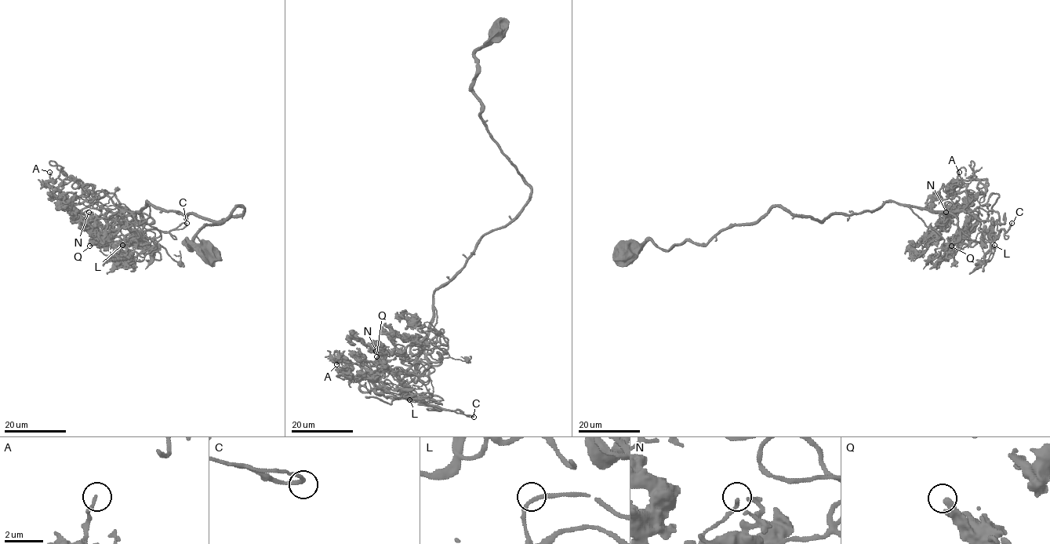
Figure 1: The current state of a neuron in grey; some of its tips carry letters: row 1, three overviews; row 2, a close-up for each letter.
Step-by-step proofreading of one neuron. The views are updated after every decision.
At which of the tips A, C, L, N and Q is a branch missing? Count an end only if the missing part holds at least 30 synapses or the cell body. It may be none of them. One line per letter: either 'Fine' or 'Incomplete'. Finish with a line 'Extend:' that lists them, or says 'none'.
A: Fine
C: Fine
L: Fine
N: Fine
Q: Fine
Extend: none

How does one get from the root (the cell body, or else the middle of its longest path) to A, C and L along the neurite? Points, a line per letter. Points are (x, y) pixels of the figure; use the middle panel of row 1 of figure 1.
A: (501, 28), (474, 54), (473, 90), (529, 201), (435, 290), (409, 367), (336, 352), (336, 364)
C: (501, 28), (474, 54), (473, 90), (531, 196), (435, 290), (416, 366), (429, 395), (421, 399), (474, 417)
L: (501, 28), (474, 54), (473, 90), (489, 136), (531, 196), (434, 293), (423, 348), (433, 393), (409, 399)

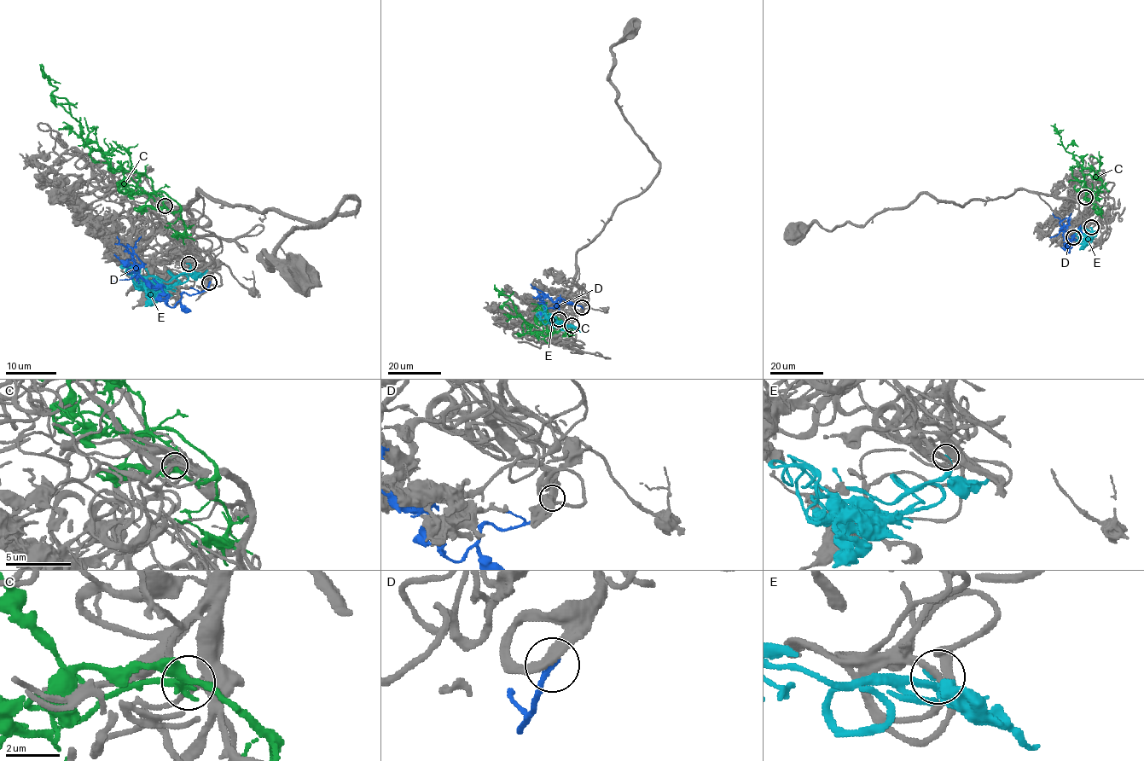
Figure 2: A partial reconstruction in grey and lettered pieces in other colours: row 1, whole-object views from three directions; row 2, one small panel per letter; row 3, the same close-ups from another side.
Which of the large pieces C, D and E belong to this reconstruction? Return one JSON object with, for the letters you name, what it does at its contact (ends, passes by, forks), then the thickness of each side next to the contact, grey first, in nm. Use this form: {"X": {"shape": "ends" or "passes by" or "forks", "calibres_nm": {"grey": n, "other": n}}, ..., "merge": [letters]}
{"E": {"shape": "ends", "calibres_nm": {"grey": 200, "other": 280}}, "merge": ["E"]}

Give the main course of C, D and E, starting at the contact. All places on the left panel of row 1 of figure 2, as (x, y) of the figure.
C: (164, 206), (179, 209), (84, 143), (81, 125), (41, 66)
D: (209, 283), (204, 291), (183, 293), (171, 307), (165, 293), (142, 278), (141, 261), (117, 235)
E: (188, 264), (168, 281), (142, 287), (130, 278), (135, 268), (135, 286), (141, 287)

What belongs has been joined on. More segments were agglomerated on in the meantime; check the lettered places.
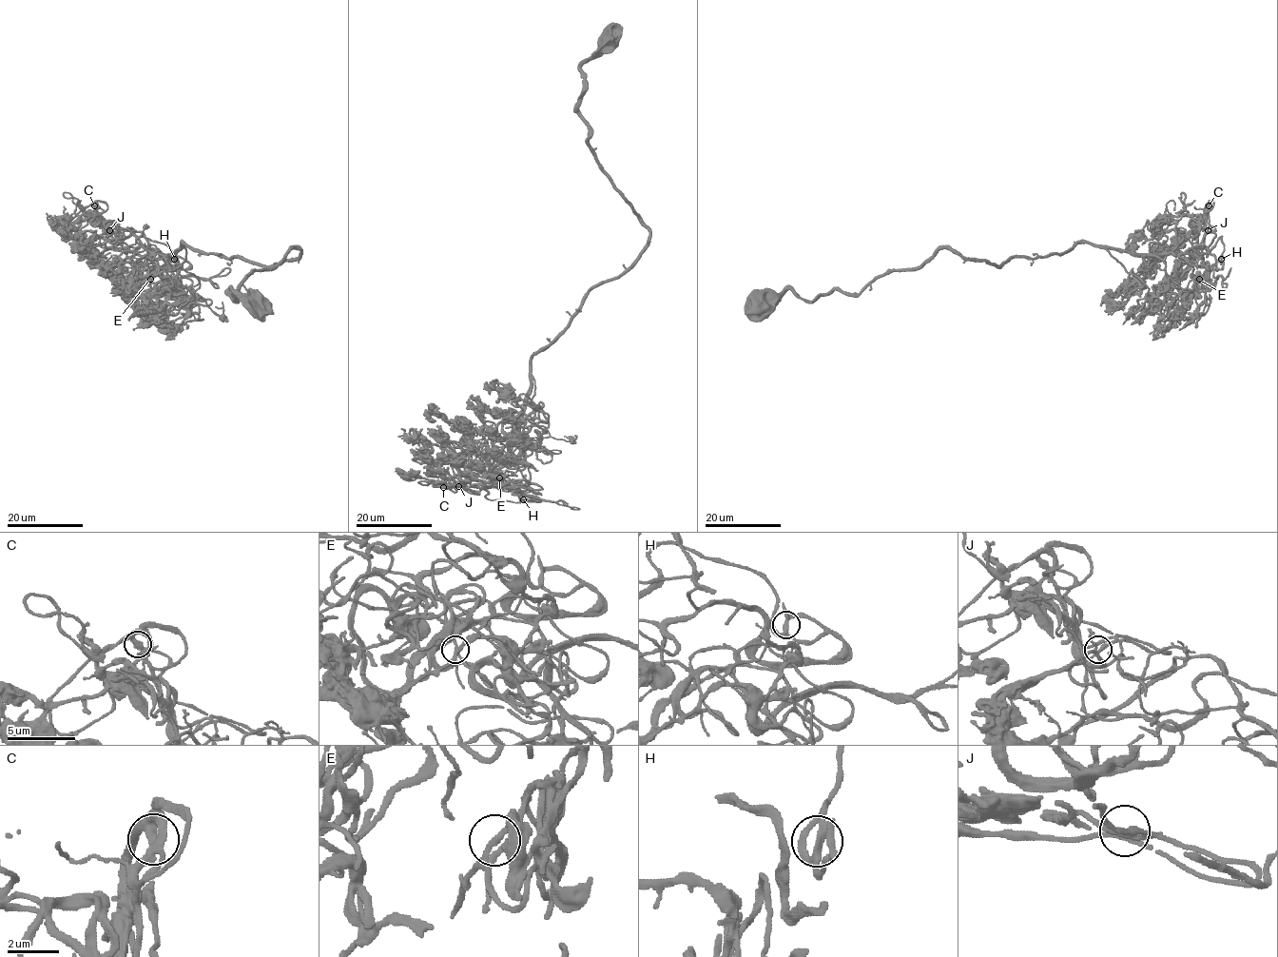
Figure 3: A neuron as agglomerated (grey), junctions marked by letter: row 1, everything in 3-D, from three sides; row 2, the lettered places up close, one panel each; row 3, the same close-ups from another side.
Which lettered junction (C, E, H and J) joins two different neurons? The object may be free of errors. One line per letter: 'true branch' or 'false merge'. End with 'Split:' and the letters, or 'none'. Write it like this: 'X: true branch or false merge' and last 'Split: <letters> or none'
C: true branch
E: true branch
H: true branch
J: true branch
Split: none

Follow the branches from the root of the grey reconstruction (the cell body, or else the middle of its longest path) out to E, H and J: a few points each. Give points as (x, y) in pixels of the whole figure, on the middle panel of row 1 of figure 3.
E: (613, 35), (580, 68), (578, 111), (599, 166), (649, 241), (531, 359), (510, 447), (525, 484), (499, 478)
H: (613, 35), (580, 68), (578, 111), (649, 241), (531, 359), (523, 414), (496, 472), (538, 501), (523, 499)
J: (613, 35), (580, 68), (578, 111), (648, 246), (531, 359), (498, 478), (458, 486)

